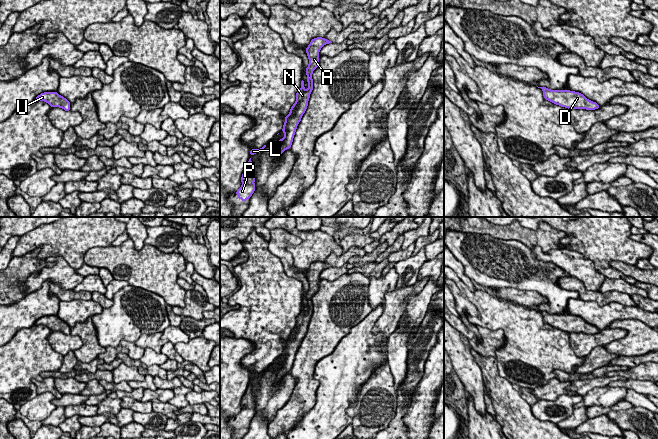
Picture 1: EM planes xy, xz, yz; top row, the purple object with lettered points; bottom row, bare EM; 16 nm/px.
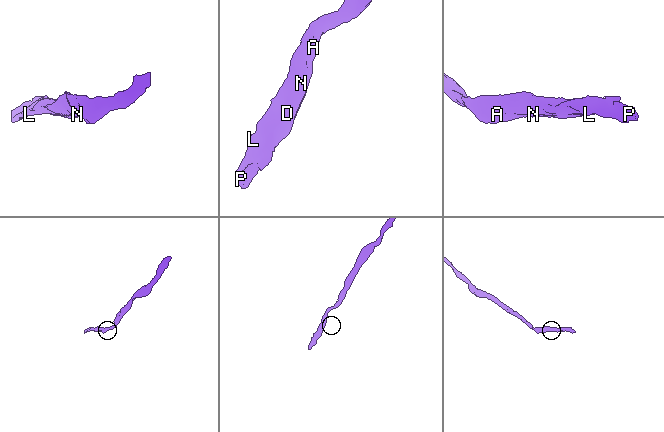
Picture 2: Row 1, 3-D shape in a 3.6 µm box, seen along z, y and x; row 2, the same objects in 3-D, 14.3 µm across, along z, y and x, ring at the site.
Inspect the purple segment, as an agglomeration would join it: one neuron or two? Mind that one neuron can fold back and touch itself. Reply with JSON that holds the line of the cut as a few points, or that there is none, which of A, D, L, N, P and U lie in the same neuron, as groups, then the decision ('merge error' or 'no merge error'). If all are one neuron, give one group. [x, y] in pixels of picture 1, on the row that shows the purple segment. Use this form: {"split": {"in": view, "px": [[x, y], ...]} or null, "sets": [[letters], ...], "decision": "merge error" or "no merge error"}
{"split": null, "sets": [["A", "D", "L", "N", "P", "U"]], "decision": "no merge error"}

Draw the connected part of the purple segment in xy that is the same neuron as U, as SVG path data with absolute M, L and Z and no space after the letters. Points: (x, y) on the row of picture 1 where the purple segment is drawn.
M44 92L38 95L34 101L45 101L51 107L60 107L65 111L70 111L70 102L57 92Z

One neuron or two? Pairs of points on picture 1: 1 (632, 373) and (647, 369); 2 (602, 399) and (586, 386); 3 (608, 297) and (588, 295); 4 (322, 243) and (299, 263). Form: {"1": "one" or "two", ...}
{"1": "one", "2": "two", "3": "one", "4": "one"}

